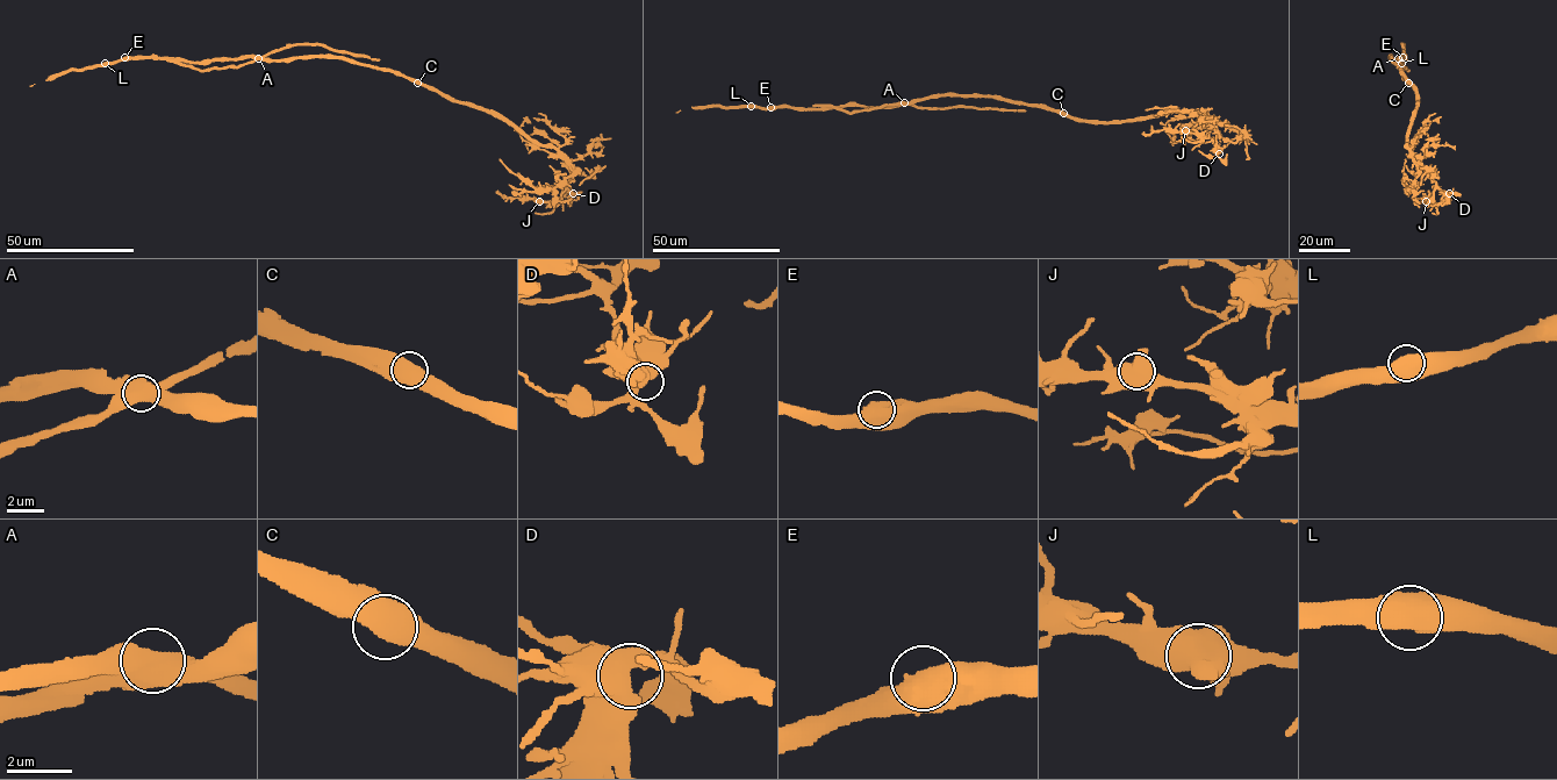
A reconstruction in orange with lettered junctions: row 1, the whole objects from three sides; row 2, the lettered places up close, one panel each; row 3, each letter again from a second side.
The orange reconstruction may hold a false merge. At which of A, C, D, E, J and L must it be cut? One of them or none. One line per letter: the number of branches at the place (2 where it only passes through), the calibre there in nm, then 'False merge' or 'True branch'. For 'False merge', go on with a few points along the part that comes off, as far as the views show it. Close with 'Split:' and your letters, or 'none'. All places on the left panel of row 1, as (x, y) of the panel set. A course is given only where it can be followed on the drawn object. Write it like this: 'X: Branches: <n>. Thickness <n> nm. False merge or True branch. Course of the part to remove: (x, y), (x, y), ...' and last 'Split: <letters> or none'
A: Branches: 2. Thickness 800 nm. False merge. Course of the part to remove: (259, 58), (293, 45), (325, 44), (379, 61)
C: Branches: 2. Thickness 800 nm. True branch
D: Branches: 2. Thickness 650 nm. True branch
E: Branches: 2. Thickness 800 nm. True branch
J: Branches: 2. Thickness 750 nm. True branch
L: Branches: 2. Thickness 800 nm. True branch
Split: A

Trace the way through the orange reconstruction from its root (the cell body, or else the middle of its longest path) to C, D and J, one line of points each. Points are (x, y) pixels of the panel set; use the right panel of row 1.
C: (1397, 66), (1408, 83)
D: (1397, 66), (1416, 93), (1407, 145), (1435, 185), (1449, 193)
J: (1397, 66), (1416, 93), (1407, 145), (1414, 160), (1435, 183), (1434, 195), (1426, 201)

